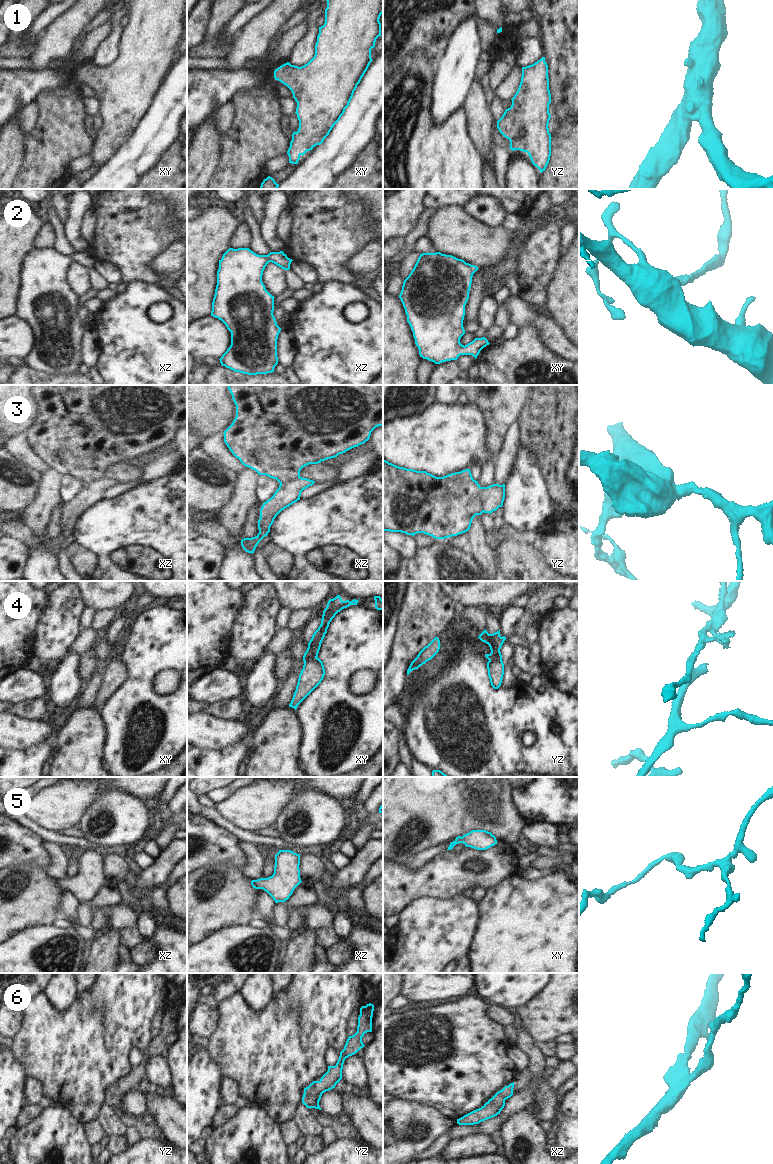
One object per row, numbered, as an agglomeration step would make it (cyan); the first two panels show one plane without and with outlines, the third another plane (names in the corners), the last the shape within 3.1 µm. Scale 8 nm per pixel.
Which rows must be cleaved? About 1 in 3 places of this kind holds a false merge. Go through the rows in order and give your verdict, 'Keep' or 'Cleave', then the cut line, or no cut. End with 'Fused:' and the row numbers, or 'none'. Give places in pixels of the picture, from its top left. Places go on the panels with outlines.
1: Keep. No split
2: Keep. No split
3: Cleave. Split along yz (480, 487), (480, 500), (483, 511)
4: Cleave. Split along xy (316, 657), (304, 662)
5: Keep. No split
6: Keep. No split
Fused: 3, 4

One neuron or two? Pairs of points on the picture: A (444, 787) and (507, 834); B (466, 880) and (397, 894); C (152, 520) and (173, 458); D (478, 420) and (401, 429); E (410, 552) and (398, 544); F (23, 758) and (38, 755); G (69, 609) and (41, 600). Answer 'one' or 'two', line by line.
A: one
B: one
C: two
D: one
E: one
F: one
G: two

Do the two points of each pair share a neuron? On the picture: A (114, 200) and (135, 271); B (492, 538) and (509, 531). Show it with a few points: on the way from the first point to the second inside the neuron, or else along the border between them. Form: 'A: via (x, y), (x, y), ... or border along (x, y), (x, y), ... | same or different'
A: via (126, 218), (130, 229), (133, 253) | same
B: border along (487, 532), (503, 532), (508, 537) | different

